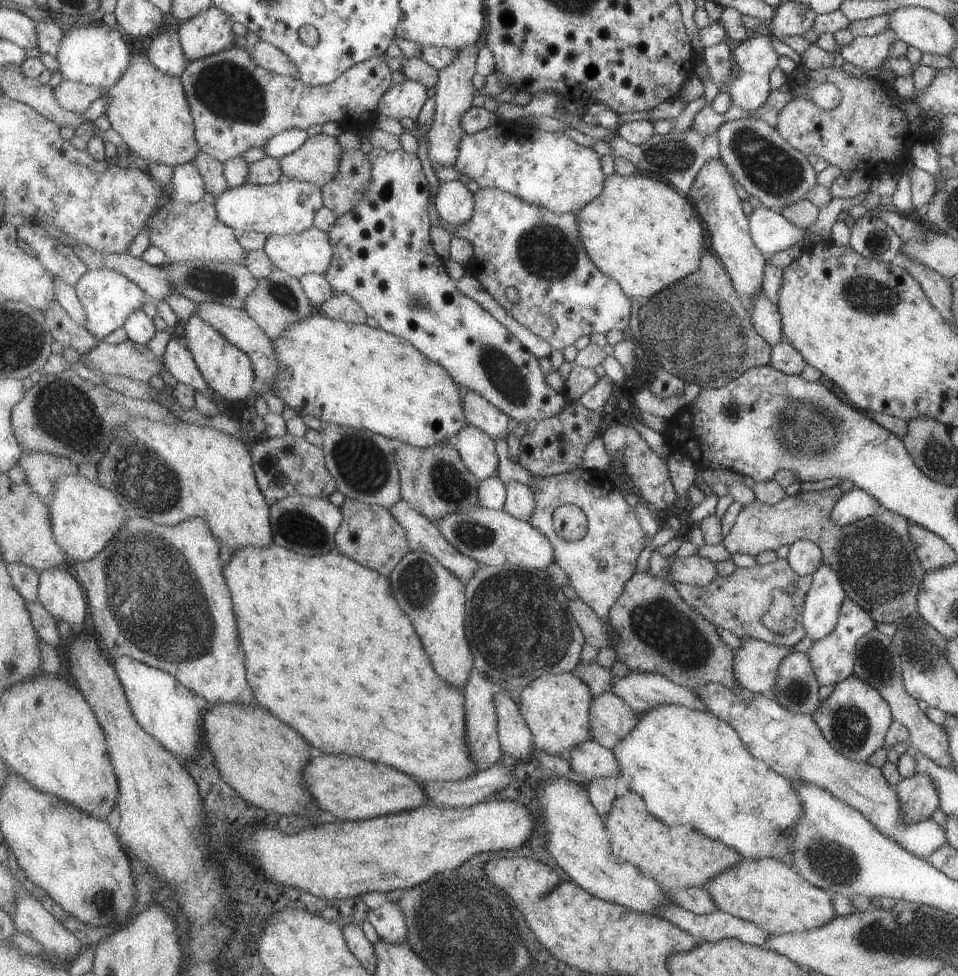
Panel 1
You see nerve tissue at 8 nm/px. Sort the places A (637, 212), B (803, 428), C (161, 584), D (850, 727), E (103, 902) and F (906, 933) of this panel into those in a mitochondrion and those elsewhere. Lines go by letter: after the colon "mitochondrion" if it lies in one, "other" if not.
A: other
B: mitochondrion
C: mitochondrion
D: mitochondrion
E: mitochondrion
F: mitochondrion

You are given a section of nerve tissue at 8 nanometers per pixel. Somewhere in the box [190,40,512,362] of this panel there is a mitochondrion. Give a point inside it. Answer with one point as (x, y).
(282, 293)

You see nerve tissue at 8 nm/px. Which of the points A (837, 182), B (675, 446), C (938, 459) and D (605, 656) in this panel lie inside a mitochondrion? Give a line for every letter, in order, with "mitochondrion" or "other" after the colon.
A: other
B: other
C: mitochondrion
D: other

